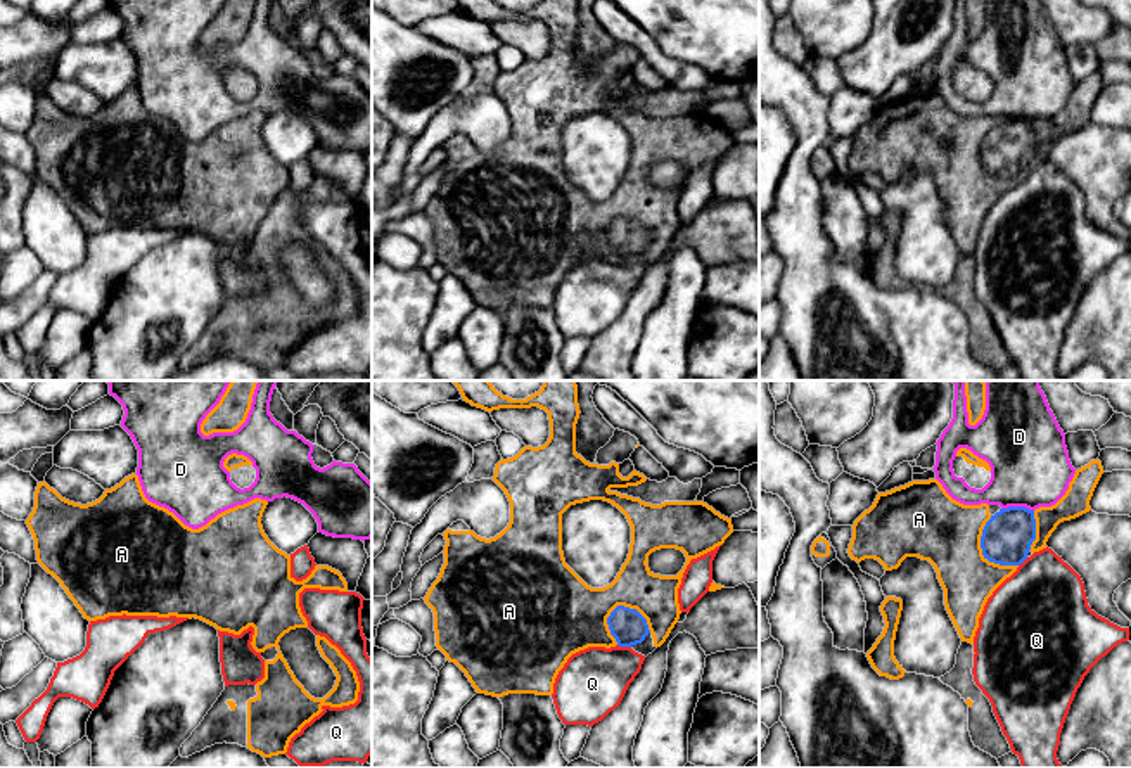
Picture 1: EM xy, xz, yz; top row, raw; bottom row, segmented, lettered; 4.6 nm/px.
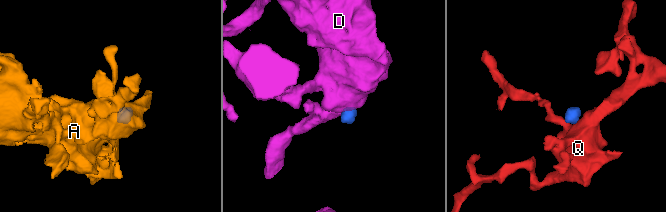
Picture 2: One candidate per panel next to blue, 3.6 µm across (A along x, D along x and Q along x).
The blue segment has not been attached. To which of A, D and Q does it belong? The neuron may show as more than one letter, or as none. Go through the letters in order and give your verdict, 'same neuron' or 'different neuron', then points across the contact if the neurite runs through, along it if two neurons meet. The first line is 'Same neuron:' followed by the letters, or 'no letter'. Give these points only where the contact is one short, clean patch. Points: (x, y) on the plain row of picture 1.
Same neuron: A
A: same neuron; way xz (628, 239), (632, 222), (578, 227)
D: different neuron; border yz (1002, 120), (1028, 120), (1033, 123)
Q: different neuron; border xz (618, 256), (630, 260)

